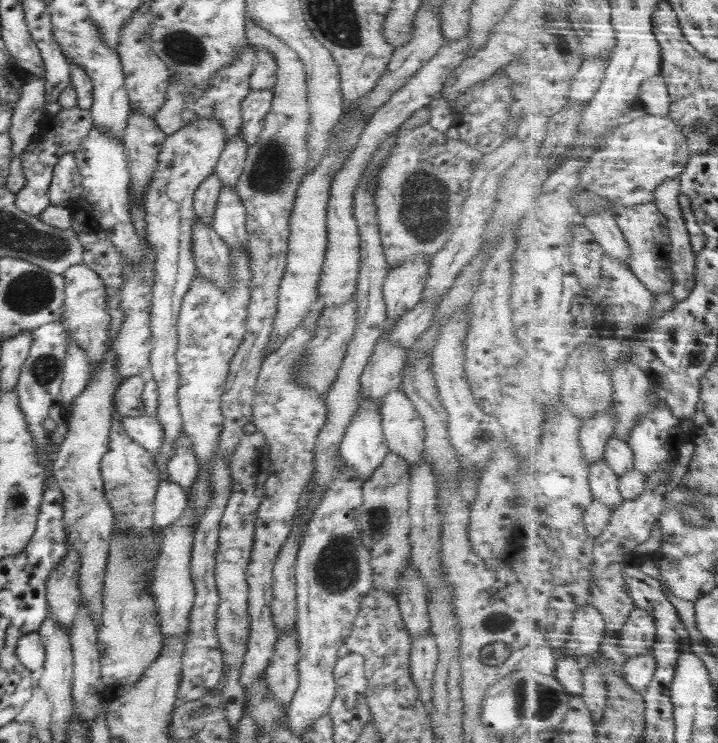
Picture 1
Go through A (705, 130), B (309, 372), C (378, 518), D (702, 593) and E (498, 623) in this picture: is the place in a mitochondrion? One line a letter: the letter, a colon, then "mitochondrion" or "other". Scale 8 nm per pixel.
A: mitochondrion
B: mitochondrion
C: mitochondrion
D: other
E: mitochondrion

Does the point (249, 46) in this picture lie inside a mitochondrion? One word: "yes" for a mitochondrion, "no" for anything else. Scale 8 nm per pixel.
no

